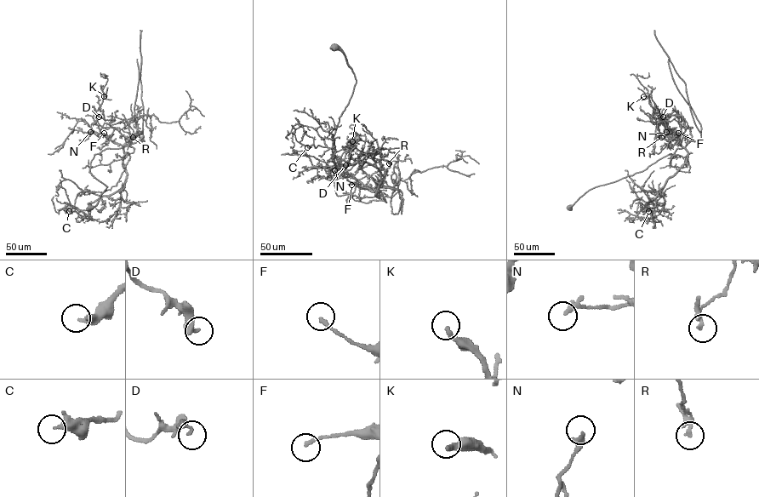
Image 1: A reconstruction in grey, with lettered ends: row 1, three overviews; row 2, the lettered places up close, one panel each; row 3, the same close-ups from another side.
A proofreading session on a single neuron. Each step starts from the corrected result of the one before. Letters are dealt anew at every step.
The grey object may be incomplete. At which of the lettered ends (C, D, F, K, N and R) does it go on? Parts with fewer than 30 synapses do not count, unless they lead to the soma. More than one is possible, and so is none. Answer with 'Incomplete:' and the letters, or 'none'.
Incomplete: K

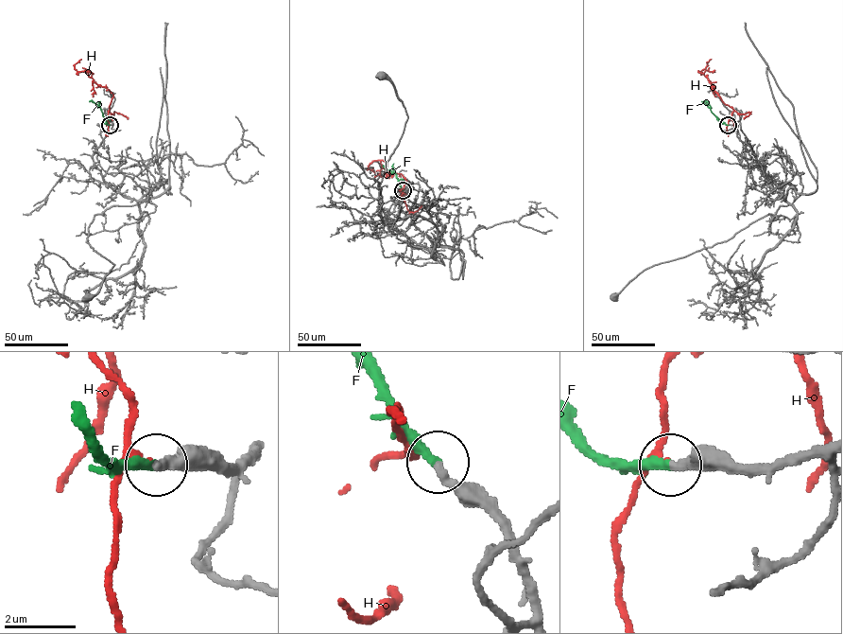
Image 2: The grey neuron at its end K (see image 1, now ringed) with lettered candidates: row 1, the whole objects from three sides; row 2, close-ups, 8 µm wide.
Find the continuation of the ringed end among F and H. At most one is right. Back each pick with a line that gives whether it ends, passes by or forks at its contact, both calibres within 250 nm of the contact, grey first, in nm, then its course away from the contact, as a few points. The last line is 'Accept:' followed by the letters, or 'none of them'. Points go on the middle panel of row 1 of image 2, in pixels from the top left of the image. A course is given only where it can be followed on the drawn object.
F: it ends | 300/280 nm | via (403, 190), (396, 174), (383, 166)
Accept: F

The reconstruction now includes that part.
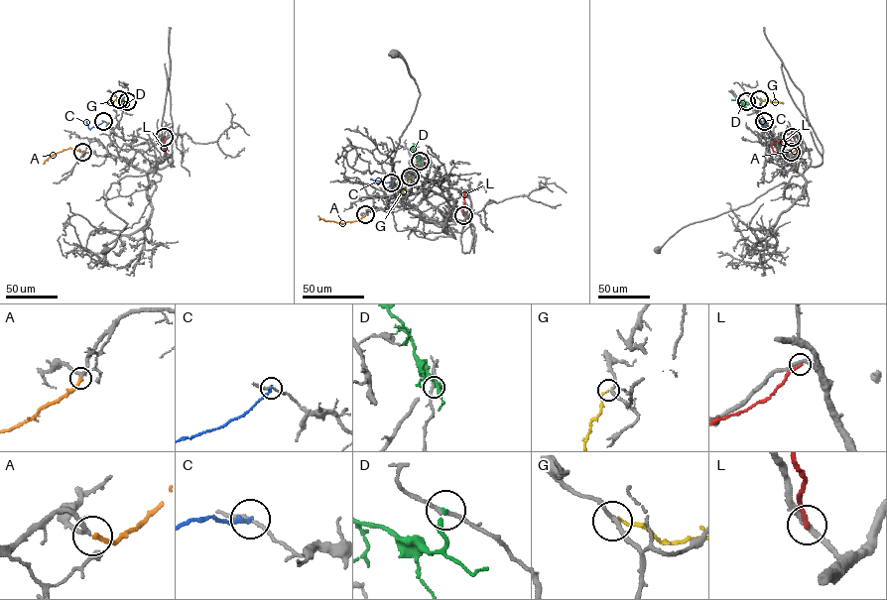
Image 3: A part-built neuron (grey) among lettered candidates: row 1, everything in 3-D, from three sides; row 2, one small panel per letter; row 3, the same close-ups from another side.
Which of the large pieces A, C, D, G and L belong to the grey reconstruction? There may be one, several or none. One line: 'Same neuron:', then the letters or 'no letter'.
Same neuron: A

